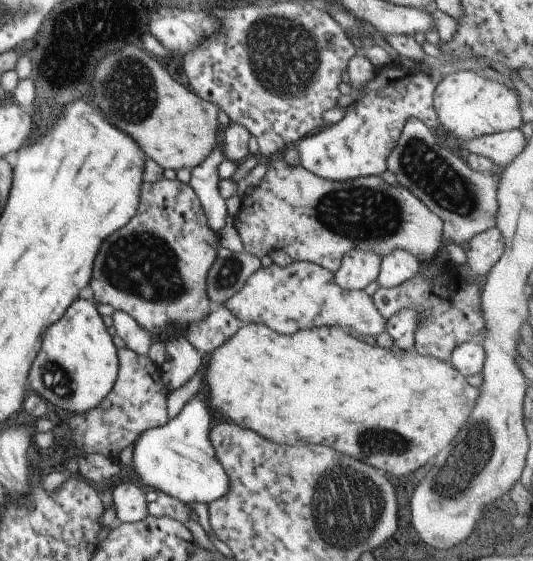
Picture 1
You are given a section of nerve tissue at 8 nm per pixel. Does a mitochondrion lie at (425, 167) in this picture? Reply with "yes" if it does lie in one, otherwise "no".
yes

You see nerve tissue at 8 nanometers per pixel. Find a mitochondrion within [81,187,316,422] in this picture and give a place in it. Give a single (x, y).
(141, 263)

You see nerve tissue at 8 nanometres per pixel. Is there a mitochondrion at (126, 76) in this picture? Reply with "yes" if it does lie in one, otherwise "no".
yes

